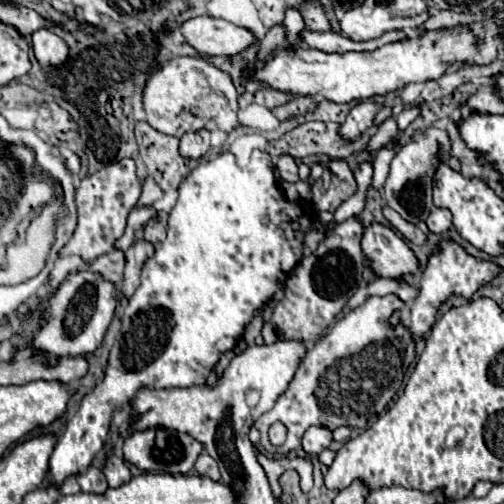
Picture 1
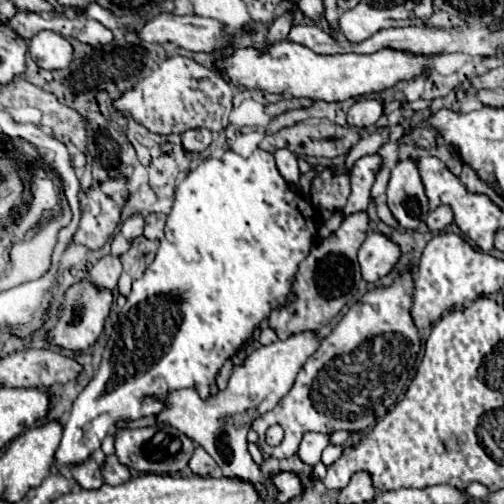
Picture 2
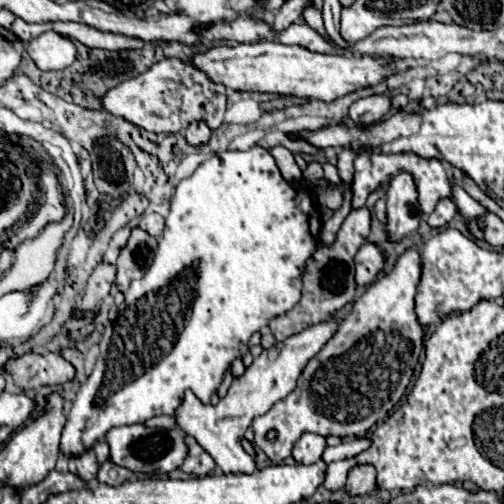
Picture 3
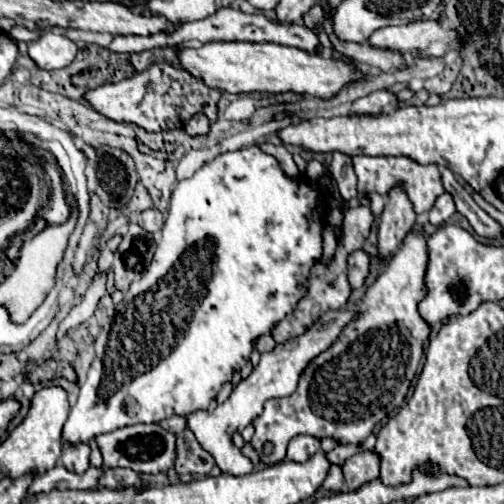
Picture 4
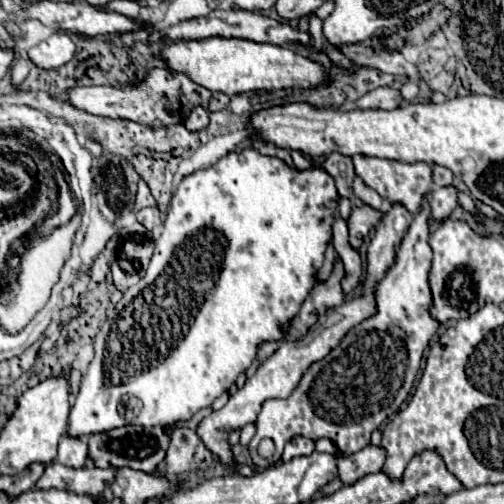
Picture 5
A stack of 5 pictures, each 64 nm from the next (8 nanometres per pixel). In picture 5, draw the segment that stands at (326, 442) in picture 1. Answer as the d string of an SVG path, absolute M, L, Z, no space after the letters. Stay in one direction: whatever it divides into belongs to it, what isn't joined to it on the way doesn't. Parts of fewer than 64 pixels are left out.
M296 436L292 438L286 448L284 448L284 454L282 454L282 460L292 460L296 456L310 456L314 452L316 444L310 440L310 438L304 438L304 436Z

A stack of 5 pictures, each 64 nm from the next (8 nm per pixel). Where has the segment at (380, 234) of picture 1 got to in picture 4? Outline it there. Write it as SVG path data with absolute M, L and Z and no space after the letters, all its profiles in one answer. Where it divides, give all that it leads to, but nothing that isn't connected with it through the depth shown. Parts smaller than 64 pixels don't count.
M358 250L352 252L352 256L348 256L348 268L350 268L350 284L352 288L362 288L362 284L366 282L368 274L370 274L370 254L366 250Z

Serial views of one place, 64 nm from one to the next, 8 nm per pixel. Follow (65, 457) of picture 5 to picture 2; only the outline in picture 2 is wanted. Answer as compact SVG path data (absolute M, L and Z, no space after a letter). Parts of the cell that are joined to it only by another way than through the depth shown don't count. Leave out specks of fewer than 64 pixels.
M88 458L88 460L86 460L84 464L80 464L80 466L72 466L70 472L72 472L74 480L76 480L84 490L98 490L98 488L104 484L100 466L96 464L94 458Z

